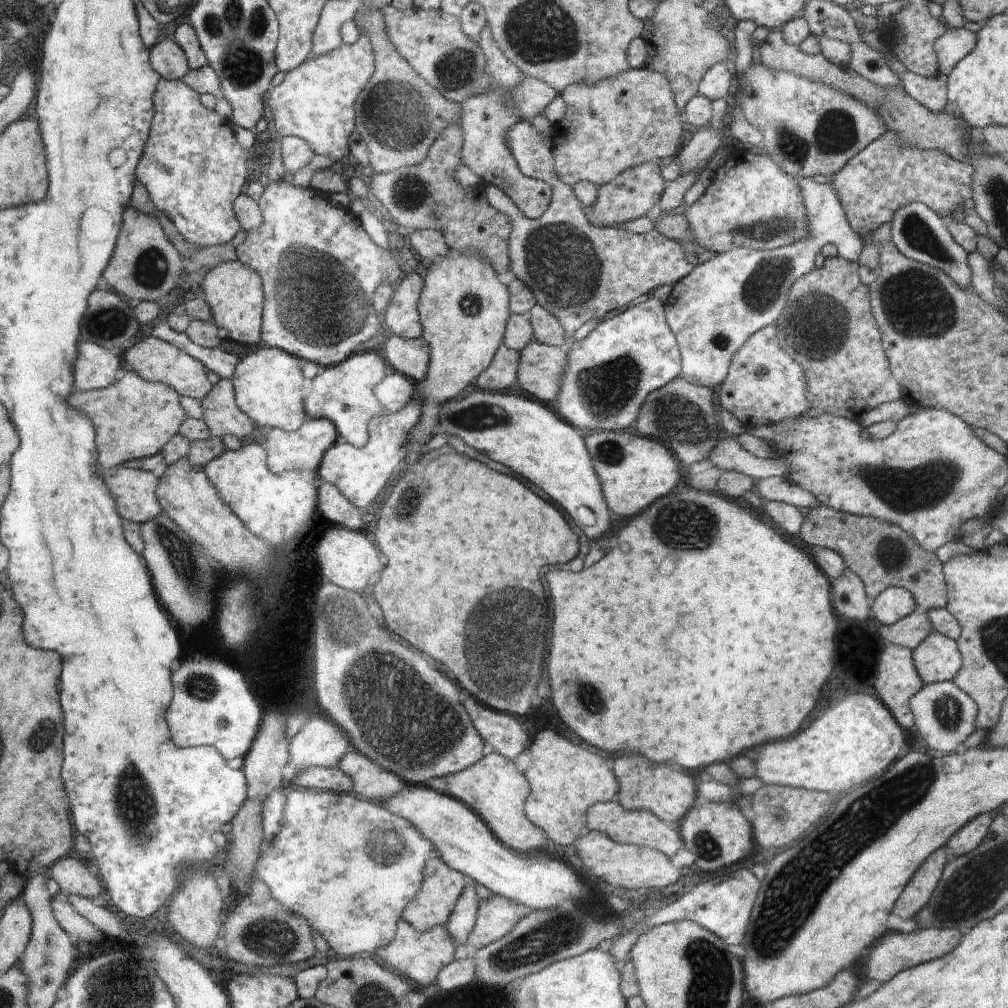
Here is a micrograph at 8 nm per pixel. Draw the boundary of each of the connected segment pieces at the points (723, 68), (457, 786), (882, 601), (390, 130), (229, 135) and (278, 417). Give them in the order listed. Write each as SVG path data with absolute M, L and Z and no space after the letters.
M729 61L713 64L704 74L699 84L699 94L711 101L717 98L728 99L733 95L735 76Z
M491 750L479 763L472 764L455 775L445 776L444 794L455 797L469 809L473 809L491 827L491 831L514 852L527 855L544 853L546 832L530 820L525 810L531 794L531 784L526 778L516 769L513 760Z
M888 587L874 599L872 612L879 624L894 624L918 609L913 593L900 587Z
M359 10L354 15L353 21L359 28L359 32L371 37L371 44L375 52L375 72L370 82L363 89L358 98L358 118L356 119L355 131L360 134L366 148L368 148L368 160L373 172L386 173L420 164L428 158L434 140L438 134L450 126L450 124L462 124L463 110L457 102L444 98L433 86L430 86L421 76L408 64L407 59L396 48L387 32L387 22L384 14L379 10L366 12Z
M163 77L156 91L156 116L152 126L152 140L148 144L148 152L140 164L139 180L150 191L154 204L163 211L170 220L176 222L178 230L200 248L230 244L243 230L243 224L236 214L235 202L244 192L244 184L248 178L246 166L246 150L236 140L234 124L228 117L217 110L206 108L201 94L196 92L184 79L177 81Z
M264 347L241 358L234 381L238 404L244 414L258 426L284 429L296 432L303 426L304 396L302 396L302 370L300 360L283 349Z

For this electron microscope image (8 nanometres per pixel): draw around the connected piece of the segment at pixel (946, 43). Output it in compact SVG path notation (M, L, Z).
M962 28L947 30L936 43L939 56L939 71L949 75L950 71L976 46L977 32Z

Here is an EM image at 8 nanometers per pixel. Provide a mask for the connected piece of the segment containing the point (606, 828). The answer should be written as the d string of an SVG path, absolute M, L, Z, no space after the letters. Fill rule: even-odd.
M617 801L595 804L588 811L588 820L590 820L588 830L604 833L618 844L655 848L666 856L672 856L682 848L682 840L680 840L678 832L672 830L670 826L666 826L664 822L660 822L653 812L625 809Z

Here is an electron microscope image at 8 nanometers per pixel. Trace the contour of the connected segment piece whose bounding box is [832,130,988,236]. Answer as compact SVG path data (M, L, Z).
M887 130L878 140L874 140L863 151L850 160L842 170L834 175L832 186L839 193L839 199L843 203L843 212L846 213L850 221L852 230L857 234L866 234L878 231L883 224L891 224L894 216L900 208L906 207L911 203L928 205L932 212L937 212L941 217L950 216L958 208L962 208L966 214L965 223L972 227L975 234L988 236L988 228L985 228L984 222L977 218L975 212L974 200L972 200L972 178L974 178L974 168L970 163L954 160L942 150L921 149L918 147L907 147L901 145L900 136Z

